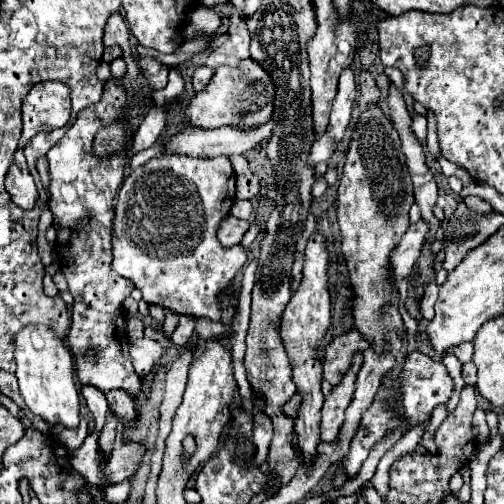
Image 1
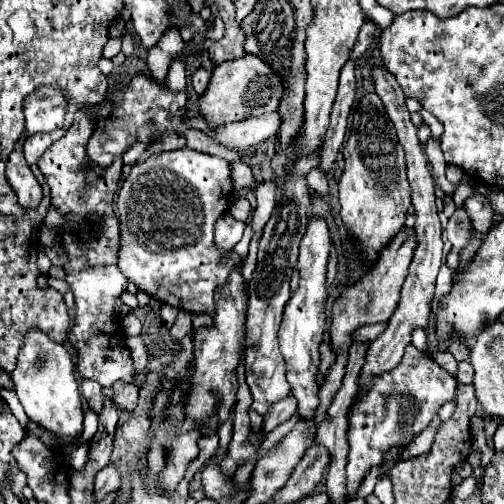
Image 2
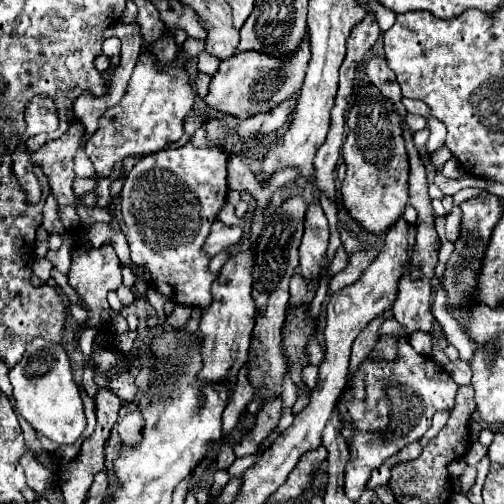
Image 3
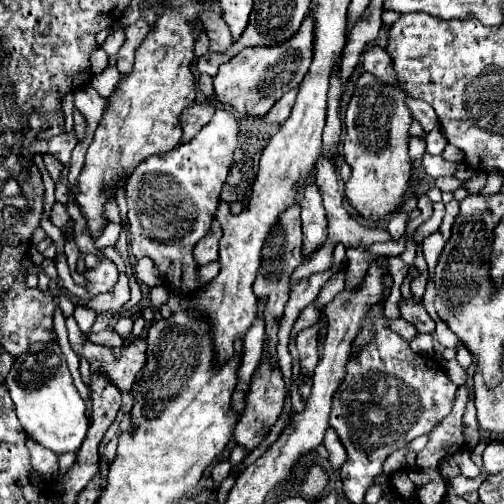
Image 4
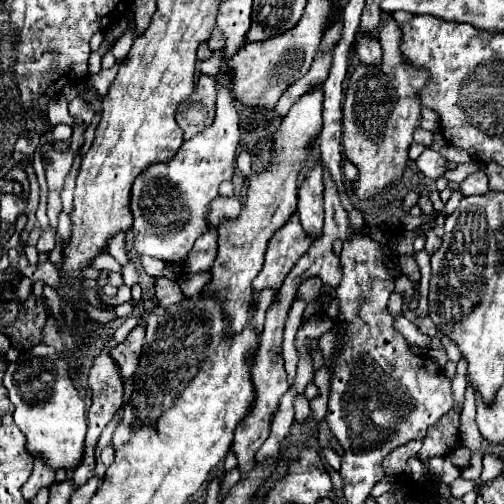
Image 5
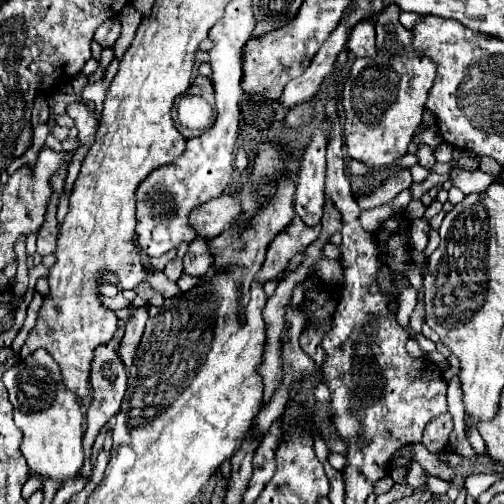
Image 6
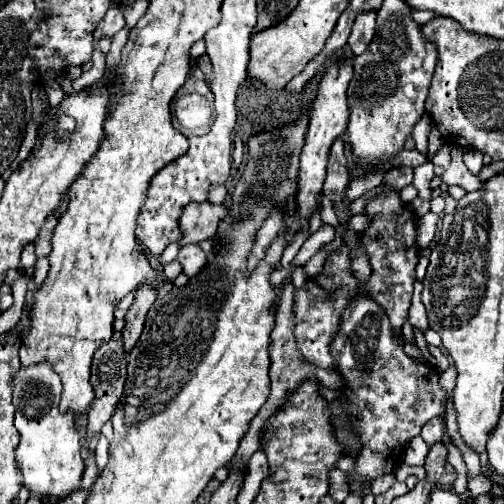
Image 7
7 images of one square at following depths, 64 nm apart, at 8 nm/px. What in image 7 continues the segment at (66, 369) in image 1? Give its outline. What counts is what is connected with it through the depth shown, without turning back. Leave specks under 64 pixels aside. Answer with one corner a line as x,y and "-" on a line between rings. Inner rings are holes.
34,364
28,368
20,368
16,378
14,378
14,394
12,394
12,402
16,406
16,430
20,434
20,442
16,446
16,466
22,474
22,486
32,494
40,496
40,500
48,498
52,502
70,496
72,492
80,490
80,482
82,482
82,472
84,472
84,460
82,460
82,446
80,446
80,434
76,430
74,424
74,416
70,412
60,412
58,410
58,402
60,402
60,392
62,392
62,384
58,374
46,364

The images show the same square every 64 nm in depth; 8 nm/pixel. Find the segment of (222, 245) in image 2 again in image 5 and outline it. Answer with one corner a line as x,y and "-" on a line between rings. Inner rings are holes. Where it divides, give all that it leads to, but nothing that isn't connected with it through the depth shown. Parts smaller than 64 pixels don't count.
210,230
194,242
194,246
188,252
188,258
184,262
186,272
196,274
196,272
206,272
208,268
212,268
212,264
216,260
216,248
218,248
216,240
218,240
216,230

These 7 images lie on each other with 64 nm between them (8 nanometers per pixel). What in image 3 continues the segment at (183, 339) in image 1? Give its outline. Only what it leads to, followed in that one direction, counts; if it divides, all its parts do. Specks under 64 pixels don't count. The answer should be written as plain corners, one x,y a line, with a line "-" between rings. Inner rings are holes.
176,304
176,306
174,306
174,312
172,312
172,314
168,314
168,316
166,316
166,320
172,320
172,324
174,324
174,326
182,326
182,324
186,324
186,322
188,322
190,312
192,312
192,308
190,308
190,306

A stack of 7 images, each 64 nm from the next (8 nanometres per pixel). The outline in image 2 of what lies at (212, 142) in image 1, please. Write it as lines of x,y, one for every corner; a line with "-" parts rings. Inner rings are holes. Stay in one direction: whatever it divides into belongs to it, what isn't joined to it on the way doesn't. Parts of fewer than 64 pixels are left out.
270,112
264,116
224,124
216,128
216,140
228,148
248,148
274,136
280,128
280,112

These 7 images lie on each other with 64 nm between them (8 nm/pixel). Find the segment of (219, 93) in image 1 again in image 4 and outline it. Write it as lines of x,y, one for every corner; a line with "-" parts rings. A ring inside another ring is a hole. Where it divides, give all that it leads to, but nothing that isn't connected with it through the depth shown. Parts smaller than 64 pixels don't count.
308,14
300,26
300,30
278,46
252,46
238,52
230,62
222,64
218,74
214,76
214,98
220,104
232,106
246,116
266,114
276,100
298,86
310,70
312,64
312,44
314,44
314,24

